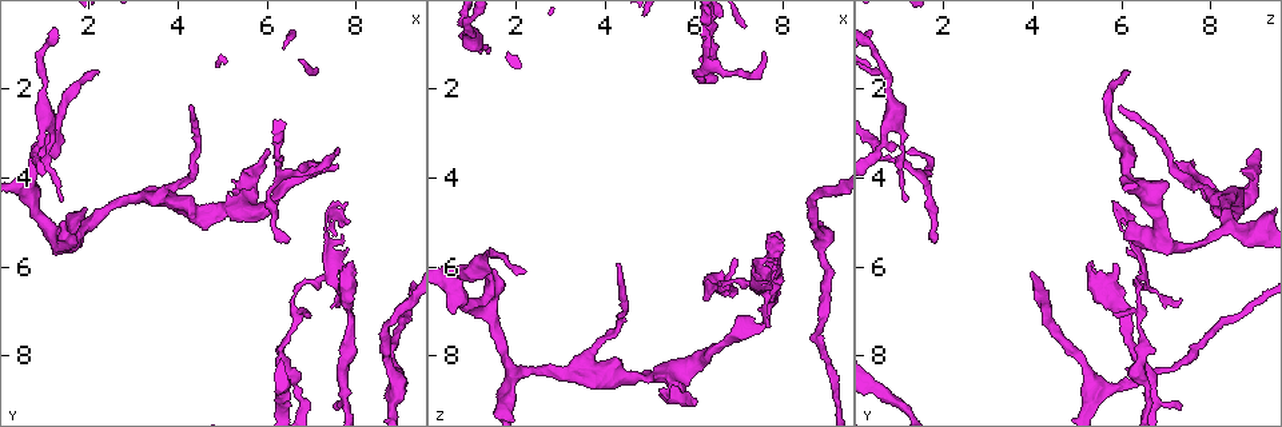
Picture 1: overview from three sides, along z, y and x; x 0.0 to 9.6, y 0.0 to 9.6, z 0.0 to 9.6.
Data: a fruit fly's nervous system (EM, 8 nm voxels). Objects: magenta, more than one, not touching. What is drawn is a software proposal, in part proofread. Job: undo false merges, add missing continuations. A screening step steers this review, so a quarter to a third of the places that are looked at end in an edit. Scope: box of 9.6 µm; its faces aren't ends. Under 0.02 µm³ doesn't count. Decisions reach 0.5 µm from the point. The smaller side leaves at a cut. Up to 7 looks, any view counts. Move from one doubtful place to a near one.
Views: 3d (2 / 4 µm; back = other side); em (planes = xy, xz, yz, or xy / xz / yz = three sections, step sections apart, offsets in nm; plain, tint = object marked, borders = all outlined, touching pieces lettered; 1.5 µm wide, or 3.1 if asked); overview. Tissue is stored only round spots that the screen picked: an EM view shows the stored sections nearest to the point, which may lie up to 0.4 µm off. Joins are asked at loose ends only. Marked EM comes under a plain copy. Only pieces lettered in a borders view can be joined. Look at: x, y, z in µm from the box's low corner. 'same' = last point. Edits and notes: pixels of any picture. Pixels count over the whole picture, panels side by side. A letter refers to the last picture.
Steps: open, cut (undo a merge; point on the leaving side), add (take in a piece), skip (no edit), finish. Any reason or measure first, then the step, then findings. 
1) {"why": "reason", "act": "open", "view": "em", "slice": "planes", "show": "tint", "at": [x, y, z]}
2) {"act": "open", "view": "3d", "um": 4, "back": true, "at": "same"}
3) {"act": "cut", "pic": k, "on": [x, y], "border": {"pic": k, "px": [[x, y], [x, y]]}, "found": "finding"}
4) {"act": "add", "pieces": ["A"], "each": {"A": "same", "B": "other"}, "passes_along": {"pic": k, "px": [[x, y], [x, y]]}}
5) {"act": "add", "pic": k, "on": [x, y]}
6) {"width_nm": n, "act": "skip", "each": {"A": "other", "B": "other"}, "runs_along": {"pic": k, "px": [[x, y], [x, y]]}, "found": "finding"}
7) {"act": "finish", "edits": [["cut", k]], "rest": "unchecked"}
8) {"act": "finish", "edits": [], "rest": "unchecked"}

{"why": "thin end", "act": "open", "view": "3d", "um": 2, "back": true, "at": [7.90, 5.90, 5.30]}

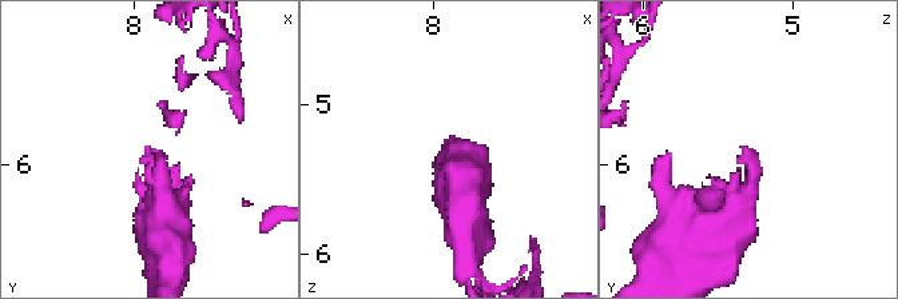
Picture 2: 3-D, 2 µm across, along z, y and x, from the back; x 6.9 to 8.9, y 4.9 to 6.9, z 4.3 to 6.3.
{"why": "shape alone is not enough", "act": "open", "view": "em", "slice": "yz", "step": 4, "show": "borders", "at": [7.96, 5.94, 5.30]}

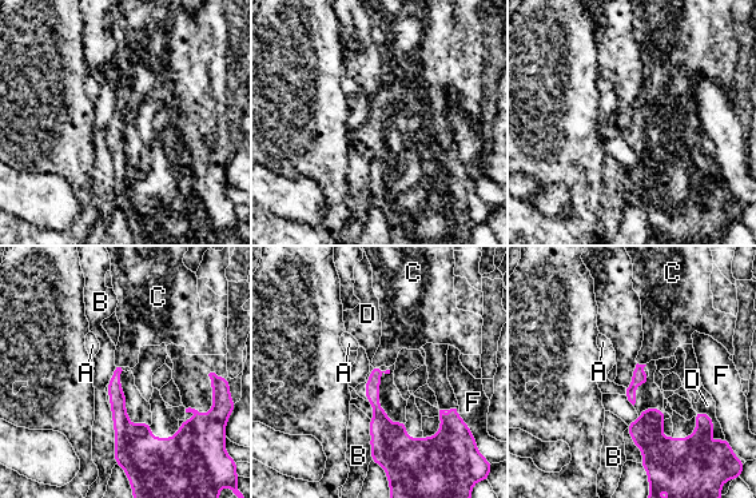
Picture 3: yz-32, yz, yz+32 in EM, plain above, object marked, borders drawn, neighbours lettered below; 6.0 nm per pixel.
{"act": "add", "pieces": ["C"], "each": {"A": "other", "B": "other", "C": "same", "D": "other", "F": "other"}, "found": "the neuron continues"}

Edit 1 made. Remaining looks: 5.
{"why": "sudden change in width", "act": "open", "view": "3d", "um": 2, "back": true, "at": [6.60, 8.70, 6.55]}

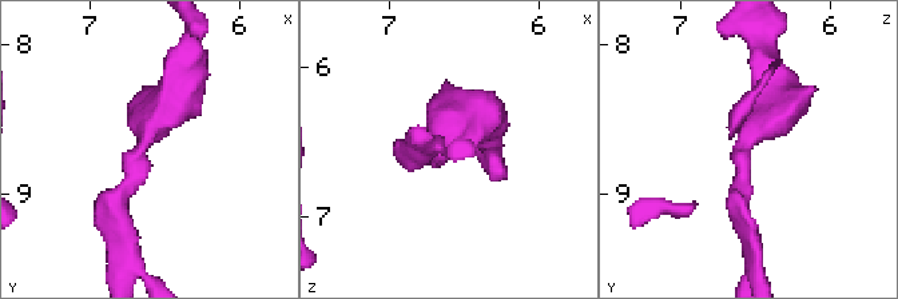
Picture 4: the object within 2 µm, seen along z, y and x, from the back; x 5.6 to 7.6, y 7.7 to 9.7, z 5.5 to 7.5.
{"why": "shape alone is not enough", "act": "open", "view": "em", "slice": "yz", "step": 4, "show": "tint", "at": [6.64, 8.68, 6.54]}

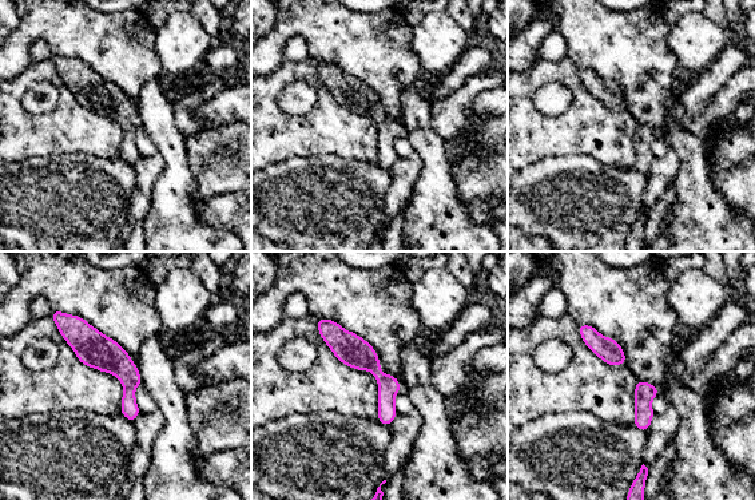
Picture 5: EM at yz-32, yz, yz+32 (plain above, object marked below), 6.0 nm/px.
{"why": "another direction", "act": "open", "view": "em", "slice": "xy", "step": 8, "show": "borders", "at": "same"}

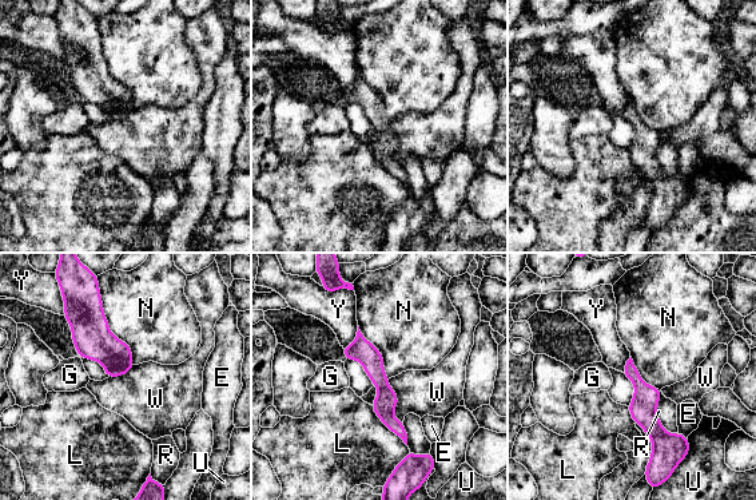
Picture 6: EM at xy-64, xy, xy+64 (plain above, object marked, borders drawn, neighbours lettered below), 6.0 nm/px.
{"act": "skip", "each": {"E": "other", "G": "other", "L": "other", "N": "other", "R": "other", "U": "other", "W": "other", "Y": "other"}, "border": {"pic": 6, "px": [[388, 379], [402, 423]]}, "found": "all the same neuron"}

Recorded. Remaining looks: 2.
{"act": "open", "view": "3d", "um": 2, "back": true, "at": [6.05, 3.35, 9.05]}

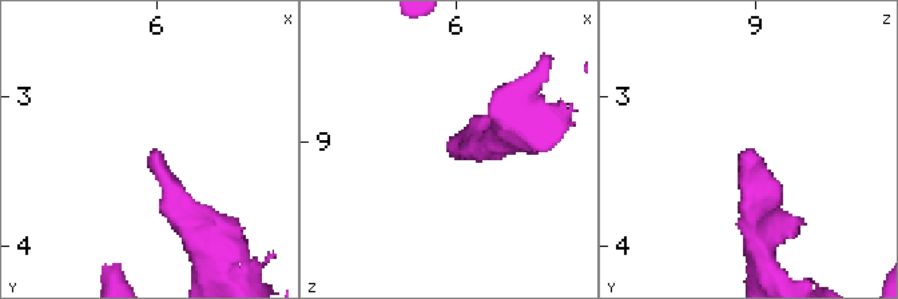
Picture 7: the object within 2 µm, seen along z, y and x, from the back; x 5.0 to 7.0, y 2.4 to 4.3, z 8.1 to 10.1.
{"act": "open", "view": "em", "slice": "planes", "show": "borders", "at": [6.02, 3.34, 9.06]}

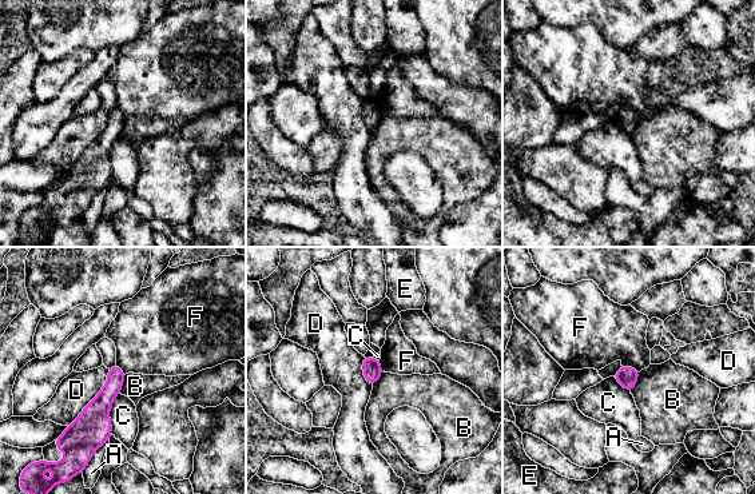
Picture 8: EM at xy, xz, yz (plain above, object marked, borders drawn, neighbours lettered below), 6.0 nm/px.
{"longest_contact_nm": ["D", 440], "act": "skip", "each": {"A": "other", "B": "other", "C": "other", "D": "other", "E": "other", "F": "other"}, "found": "no lettered piece goes on from it"}

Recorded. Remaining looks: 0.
{"act": "finish", "edits": [["add", 3]], "rest": "unchecked"}

